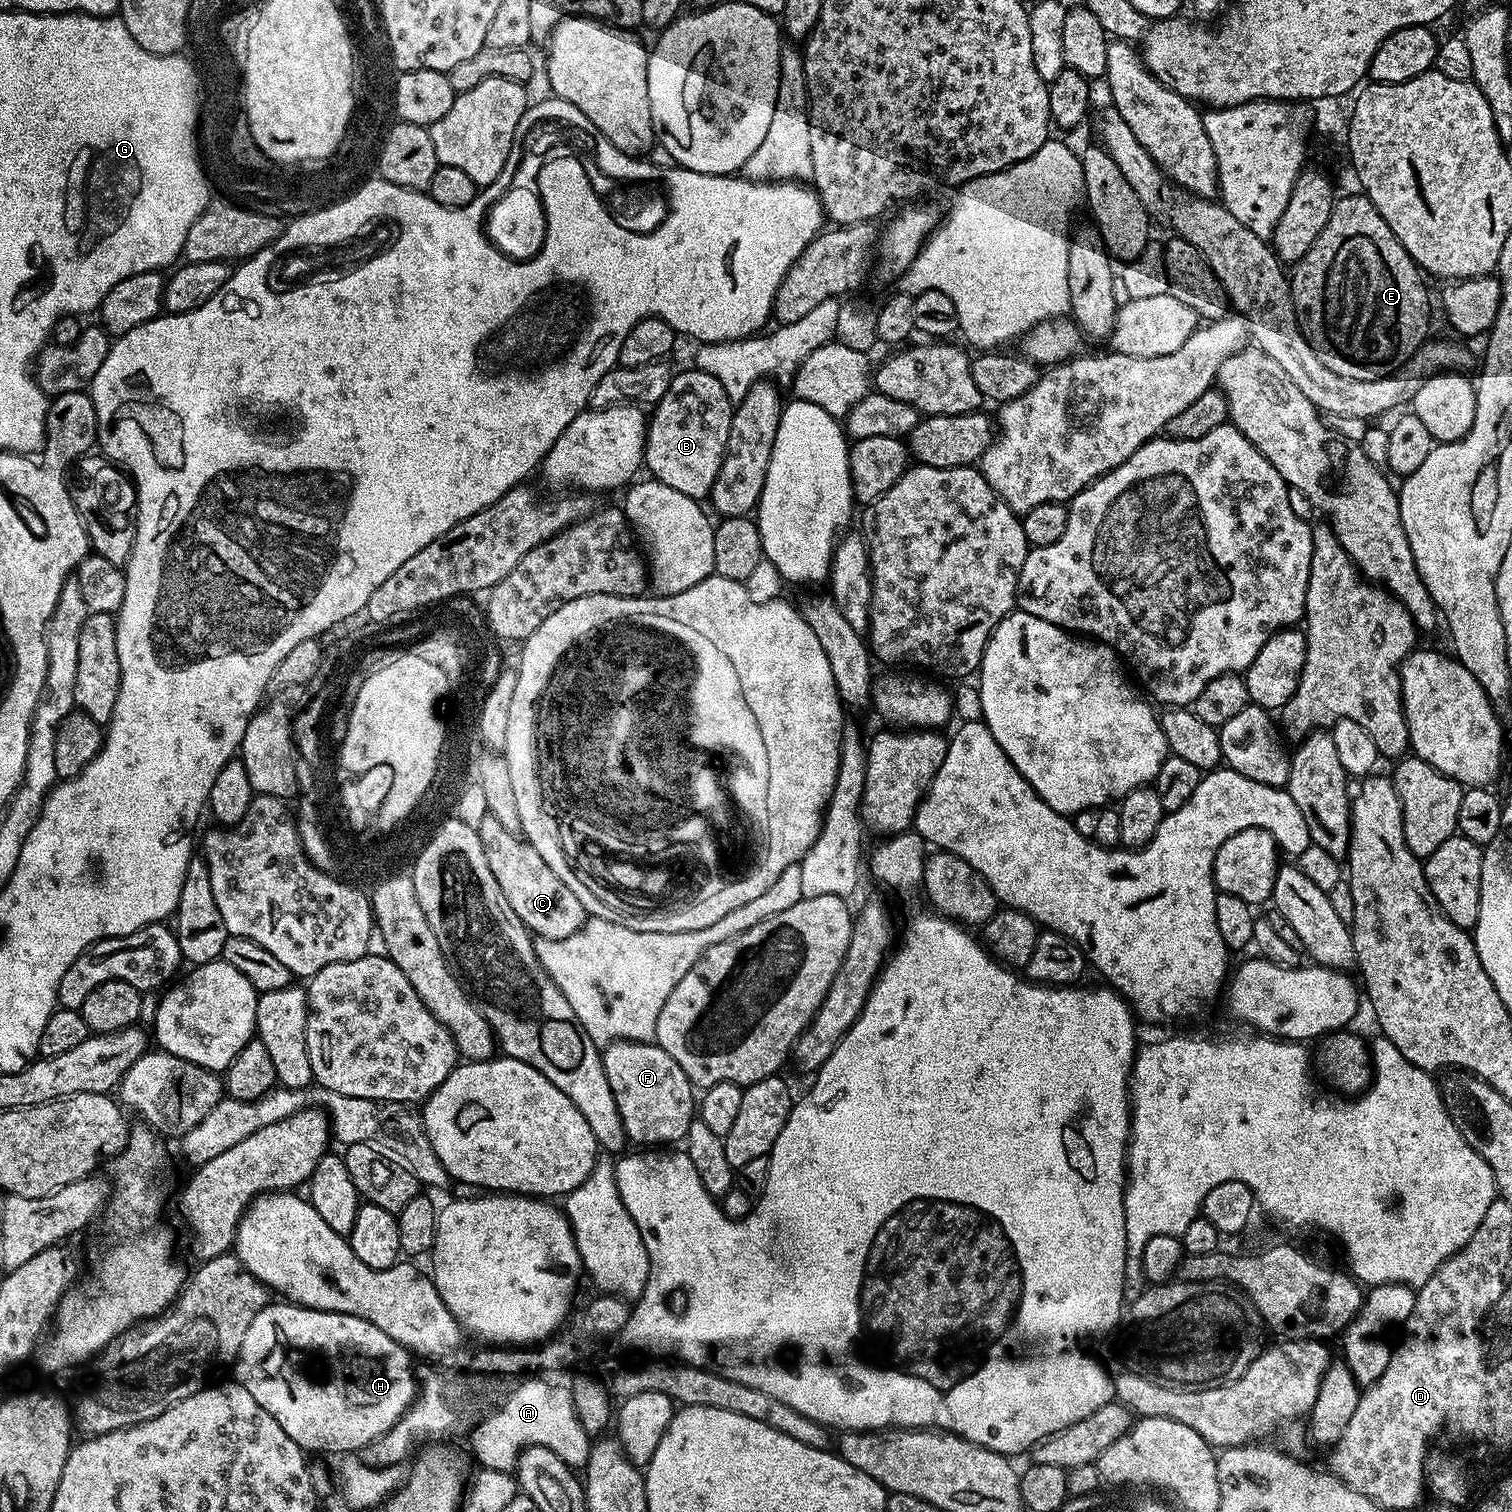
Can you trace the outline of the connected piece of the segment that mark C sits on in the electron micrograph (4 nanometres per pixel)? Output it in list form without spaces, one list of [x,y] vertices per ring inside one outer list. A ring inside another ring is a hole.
[[[491,815],[478,824],[480,840],[486,850],[486,862],[494,878],[498,878],[498,886],[502,886],[502,894],[506,894],[506,902],[510,902],[510,910],[522,918],[528,931],[545,940],[561,940],[570,938],[577,932],[586,919],[582,902],[574,898],[574,894],[562,883],[562,878],[554,874],[552,864],[538,855],[538,850],[530,846],[528,841],[519,835],[510,833]]]

